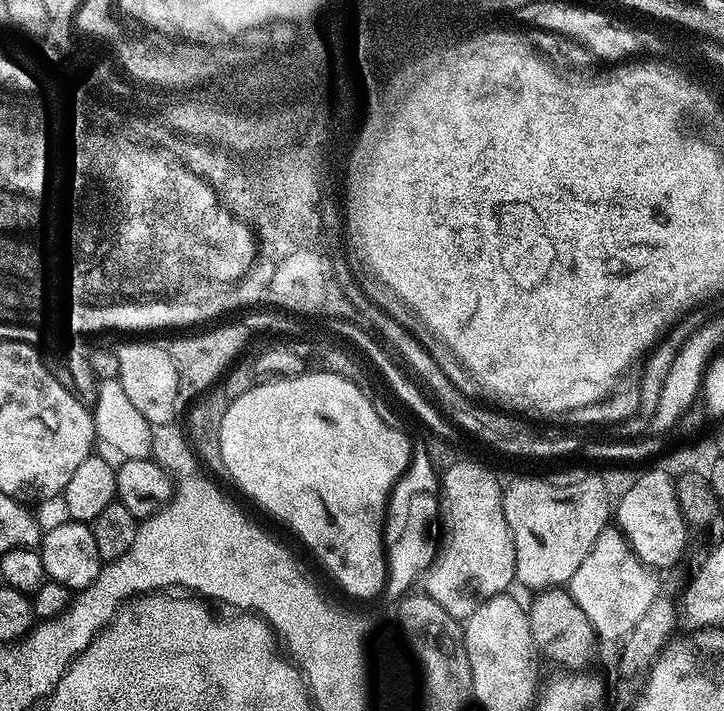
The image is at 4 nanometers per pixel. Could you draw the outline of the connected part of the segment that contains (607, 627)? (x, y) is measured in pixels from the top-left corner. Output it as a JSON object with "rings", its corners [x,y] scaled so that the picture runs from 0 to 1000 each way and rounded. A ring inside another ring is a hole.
{"rings":[[[836,745],[823,758],[804,796],[785,814],[782,831],[809,864],[830,902],[860,902],[881,879],[881,872],[906,850],[907,806],[874,782],[855,747]]]}

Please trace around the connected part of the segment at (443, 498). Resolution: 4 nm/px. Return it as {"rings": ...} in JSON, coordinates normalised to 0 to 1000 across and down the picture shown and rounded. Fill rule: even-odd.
{"rings":[[[637,644],[606,677],[605,737],[610,748],[613,743],[613,761],[606,761],[604,779],[584,806],[583,827],[616,864],[640,875],[666,847],[709,826],[713,814],[710,757],[696,722],[696,686],[677,660]]]}

